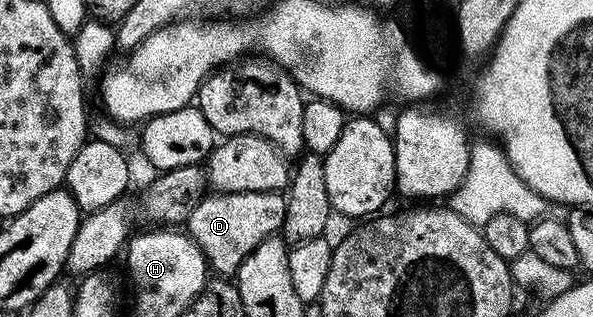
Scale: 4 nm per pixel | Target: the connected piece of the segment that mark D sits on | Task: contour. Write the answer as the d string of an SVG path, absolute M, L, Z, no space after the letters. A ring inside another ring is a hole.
M281 192L214 193L199 201L190 213L185 228L202 248L206 264L215 274L234 275L242 260L266 237L273 237L285 223L286 200Z

